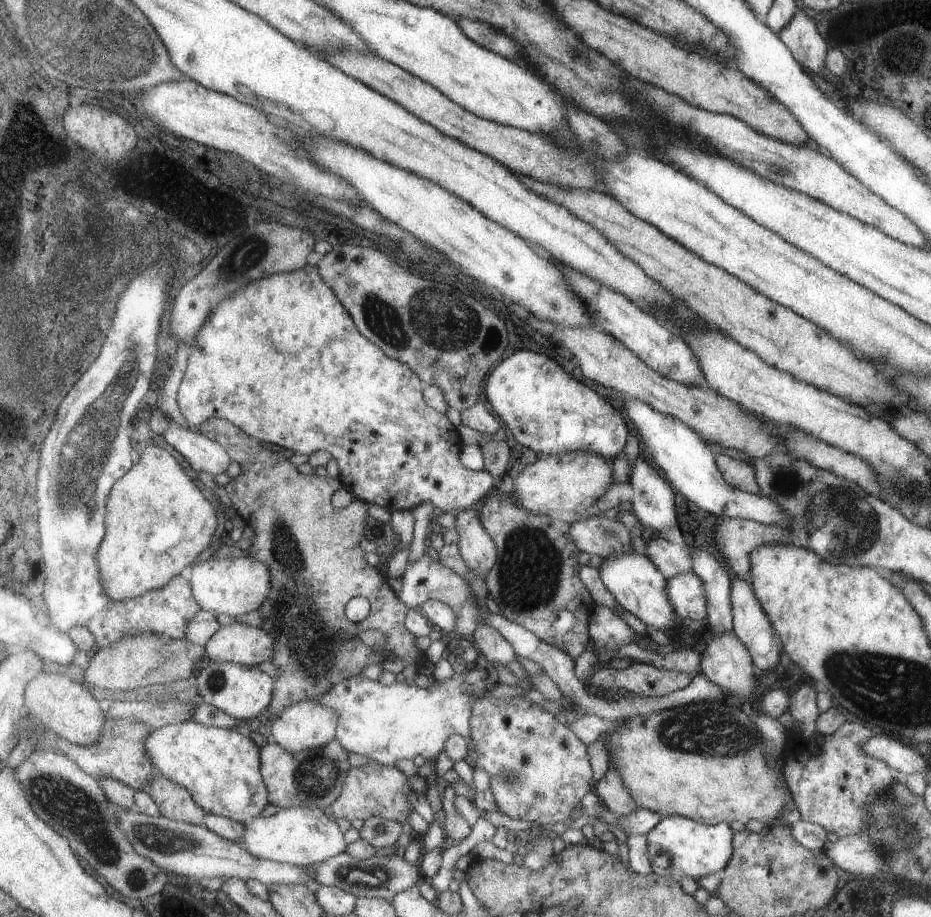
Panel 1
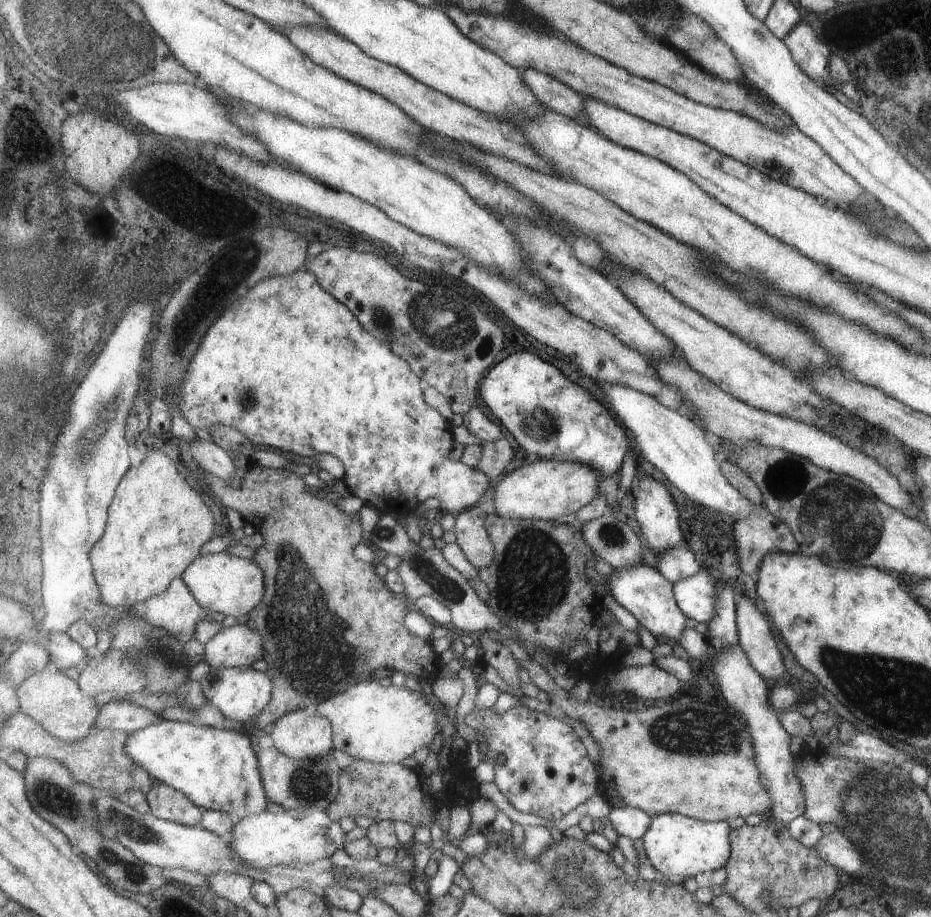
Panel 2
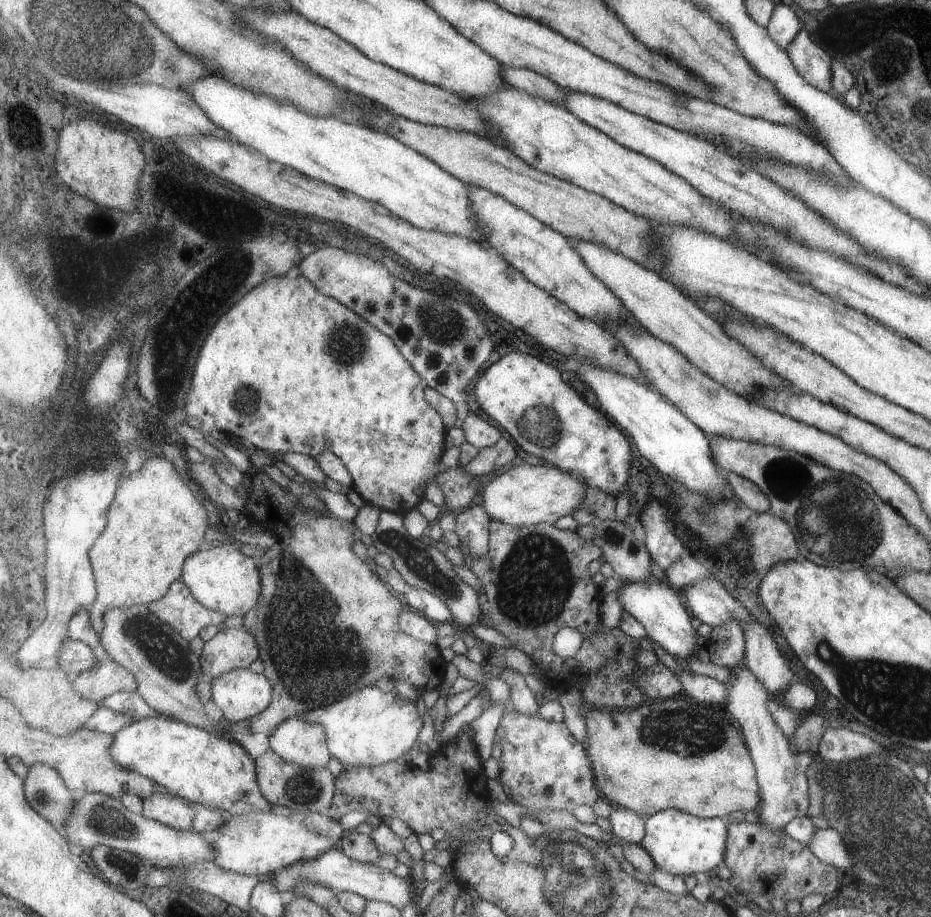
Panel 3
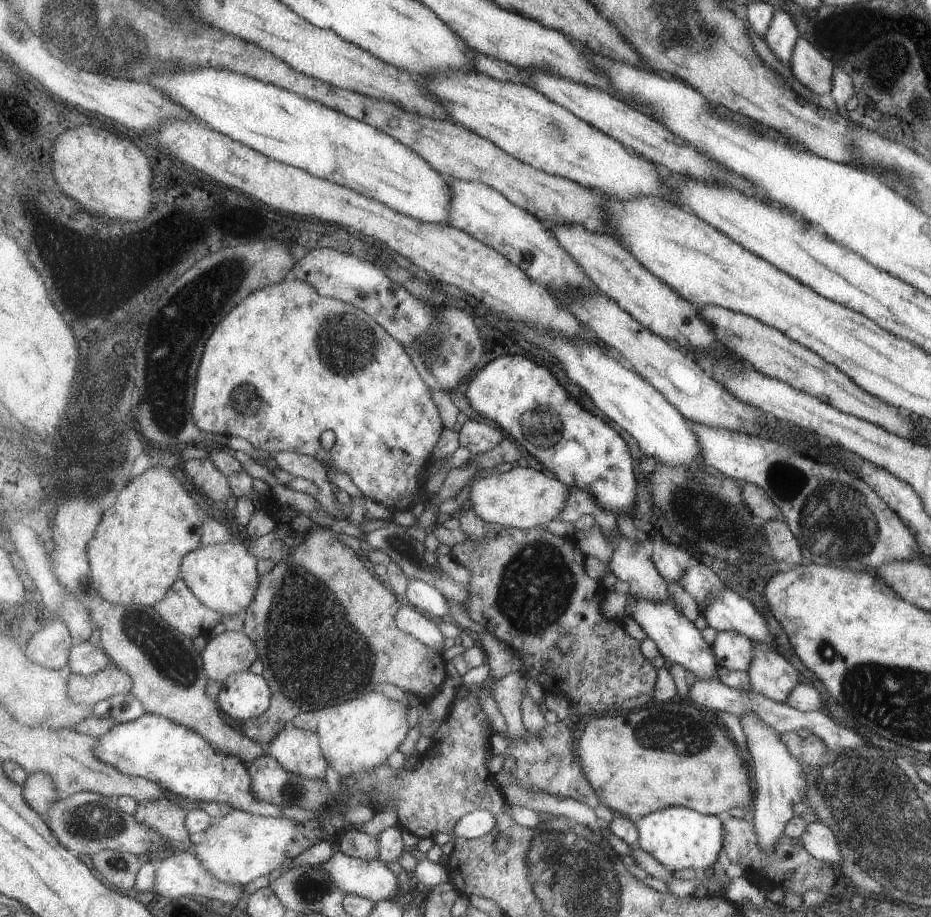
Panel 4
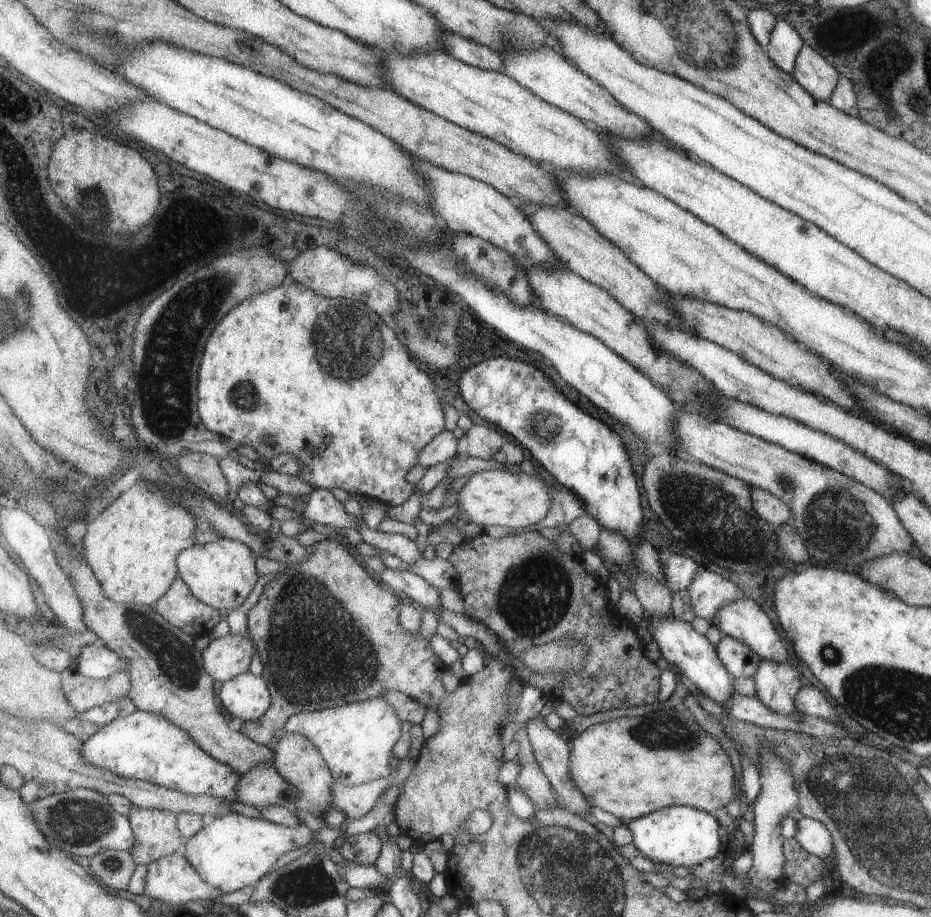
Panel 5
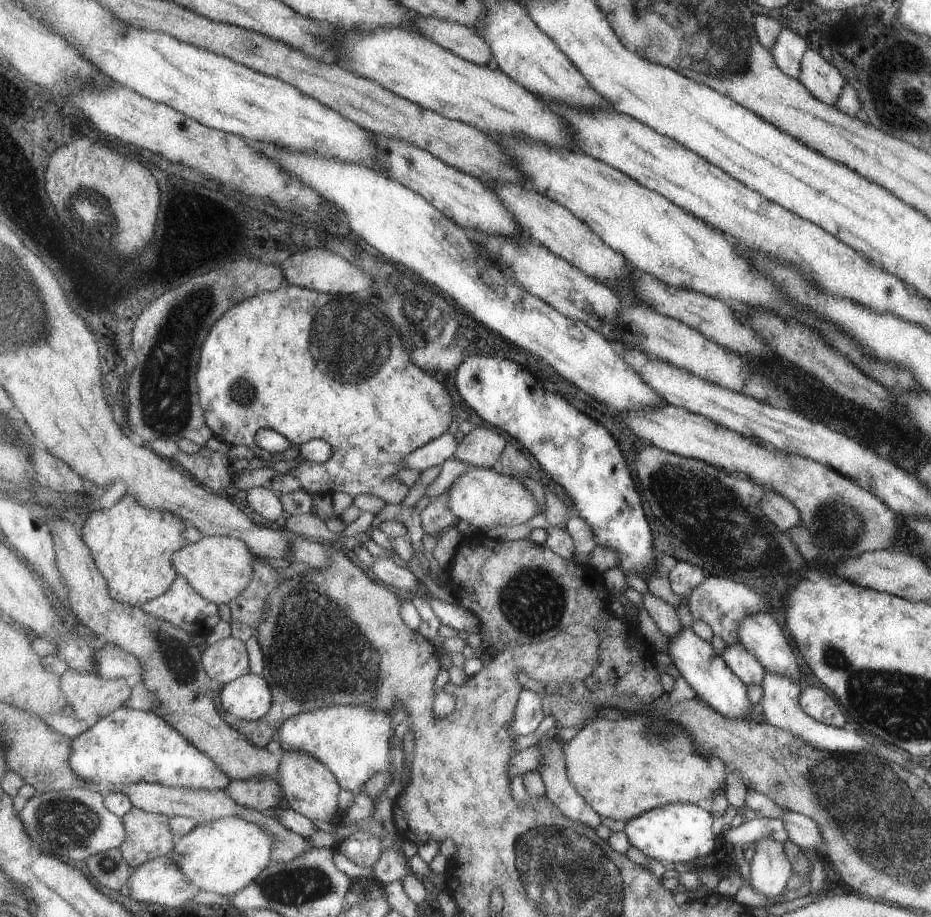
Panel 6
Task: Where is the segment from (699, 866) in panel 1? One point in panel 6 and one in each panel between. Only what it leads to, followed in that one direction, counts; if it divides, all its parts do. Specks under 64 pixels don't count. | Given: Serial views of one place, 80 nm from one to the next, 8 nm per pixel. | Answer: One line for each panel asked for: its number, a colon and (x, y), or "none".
2: (679, 847)
3: (680, 843)
4: (677, 837)
5: (677, 835)
6: (676, 832)

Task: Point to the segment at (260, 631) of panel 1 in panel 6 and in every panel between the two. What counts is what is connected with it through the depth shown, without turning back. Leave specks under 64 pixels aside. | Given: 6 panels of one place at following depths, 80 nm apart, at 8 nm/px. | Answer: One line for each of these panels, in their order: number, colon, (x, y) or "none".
2: (240, 645)
3: (233, 648)
4: (232, 652)
5: (225, 658)
6: (228, 659)

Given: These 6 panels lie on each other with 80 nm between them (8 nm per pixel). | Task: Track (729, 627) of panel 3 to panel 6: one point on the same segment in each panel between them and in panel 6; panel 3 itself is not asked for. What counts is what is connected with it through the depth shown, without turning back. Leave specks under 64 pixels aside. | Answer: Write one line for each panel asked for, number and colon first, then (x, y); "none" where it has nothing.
4: (733, 650)
5: (740, 661)
6: (745, 665)

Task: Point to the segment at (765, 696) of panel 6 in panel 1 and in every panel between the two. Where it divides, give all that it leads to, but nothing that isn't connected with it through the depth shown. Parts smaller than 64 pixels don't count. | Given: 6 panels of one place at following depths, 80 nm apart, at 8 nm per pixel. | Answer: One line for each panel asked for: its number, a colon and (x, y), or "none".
1: (749, 622)
2: (754, 635)
3: (761, 657)
4: (771, 675)
5: (776, 684)

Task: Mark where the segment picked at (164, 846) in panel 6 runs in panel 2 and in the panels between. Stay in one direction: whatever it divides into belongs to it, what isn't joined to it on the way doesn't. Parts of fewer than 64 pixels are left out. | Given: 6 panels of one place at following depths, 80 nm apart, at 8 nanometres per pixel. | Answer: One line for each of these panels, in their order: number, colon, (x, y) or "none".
2: (166, 802)
3: (166, 807)
4: (169, 817)
5: (157, 831)

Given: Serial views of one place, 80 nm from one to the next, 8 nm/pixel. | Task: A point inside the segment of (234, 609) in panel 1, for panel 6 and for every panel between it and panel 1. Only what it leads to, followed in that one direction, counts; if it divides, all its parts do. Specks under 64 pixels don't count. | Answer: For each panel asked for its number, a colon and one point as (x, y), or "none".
2: (224, 583)
3: (222, 578)
4: (224, 577)
5: (222, 574)
6: (220, 567)

